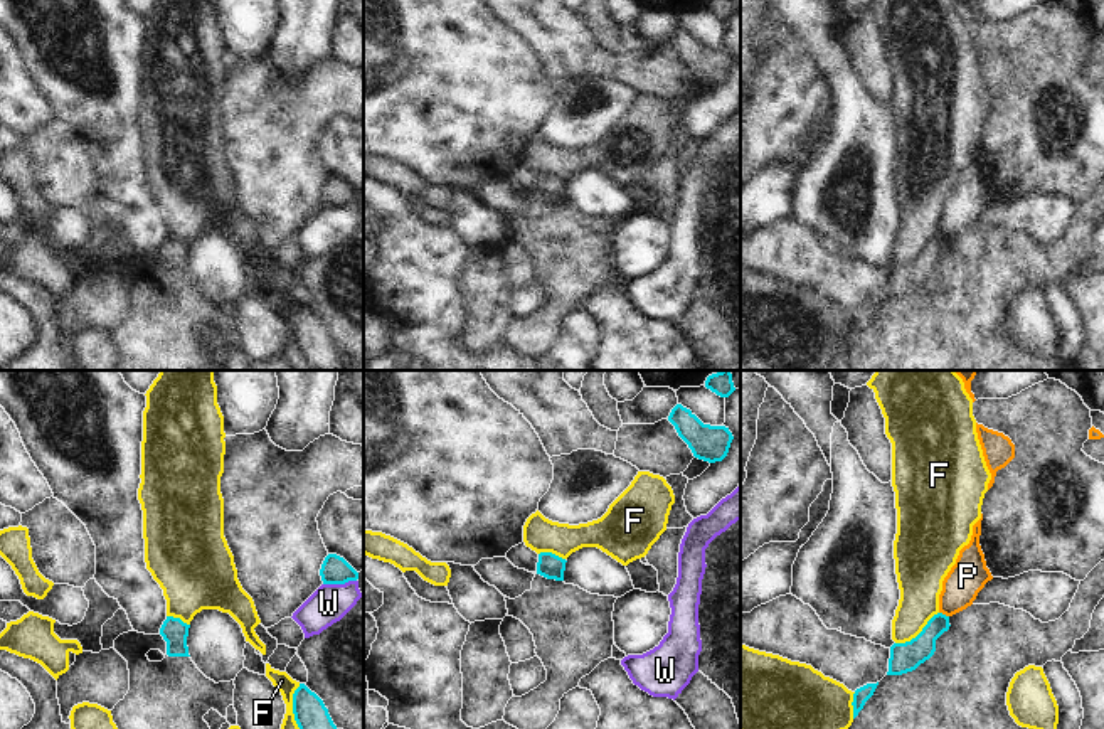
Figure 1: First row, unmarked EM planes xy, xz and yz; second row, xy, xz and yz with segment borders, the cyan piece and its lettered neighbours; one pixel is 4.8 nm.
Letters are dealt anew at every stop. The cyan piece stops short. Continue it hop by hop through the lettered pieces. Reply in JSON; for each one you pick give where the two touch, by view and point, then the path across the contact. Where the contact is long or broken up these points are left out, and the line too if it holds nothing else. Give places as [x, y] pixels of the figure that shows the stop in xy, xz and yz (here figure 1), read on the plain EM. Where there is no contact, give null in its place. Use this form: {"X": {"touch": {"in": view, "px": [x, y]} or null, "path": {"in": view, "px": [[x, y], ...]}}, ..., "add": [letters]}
{"add": []}

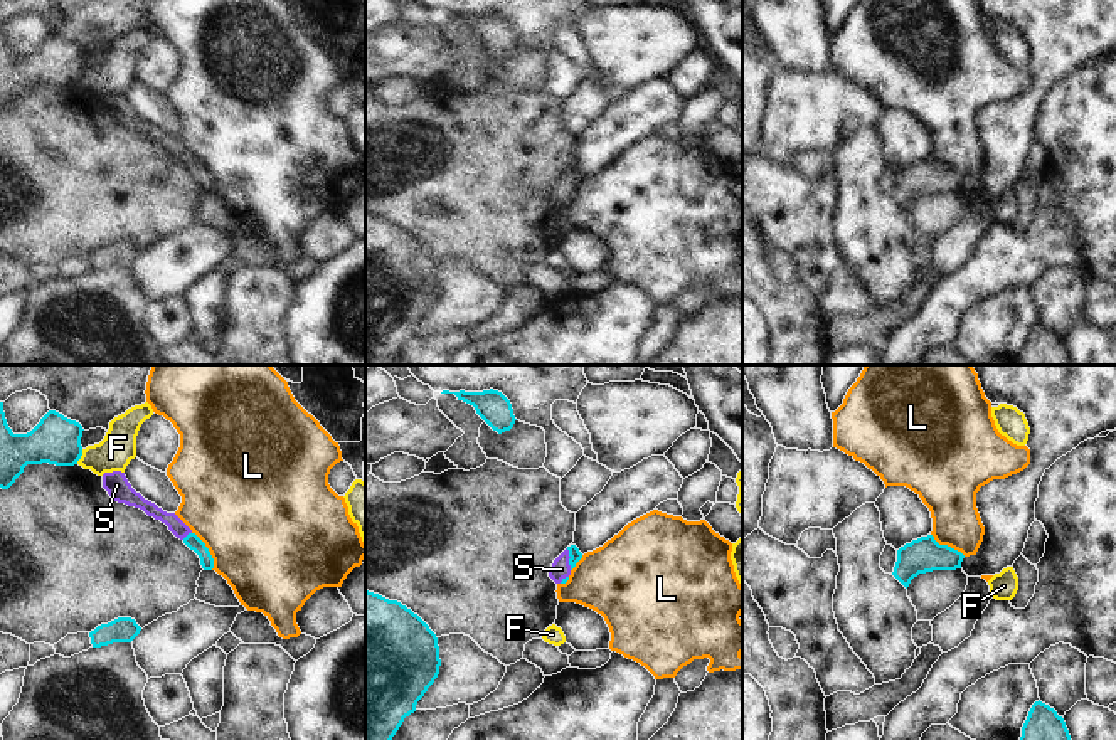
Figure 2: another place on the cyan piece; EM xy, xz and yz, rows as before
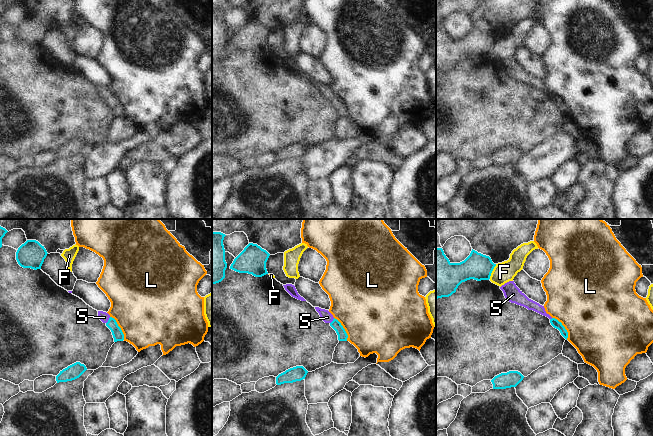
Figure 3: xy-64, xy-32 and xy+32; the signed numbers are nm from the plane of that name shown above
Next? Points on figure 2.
{"S": {"touch": {"in": "xz", "px": [569, 182]}, "path": {"in": "xz", "px": [[574, 177], [569, 182], [561, 192]]}}, "add": ["S"]}

